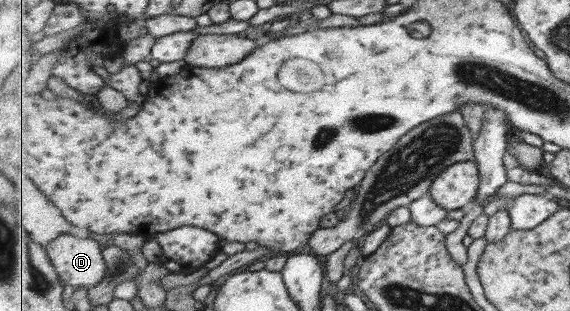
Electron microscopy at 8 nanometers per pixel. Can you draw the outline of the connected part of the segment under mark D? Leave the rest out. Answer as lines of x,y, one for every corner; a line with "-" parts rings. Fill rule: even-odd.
68,232
50,242
47,251
63,286
91,290
108,272
104,250
91,238
77,238

